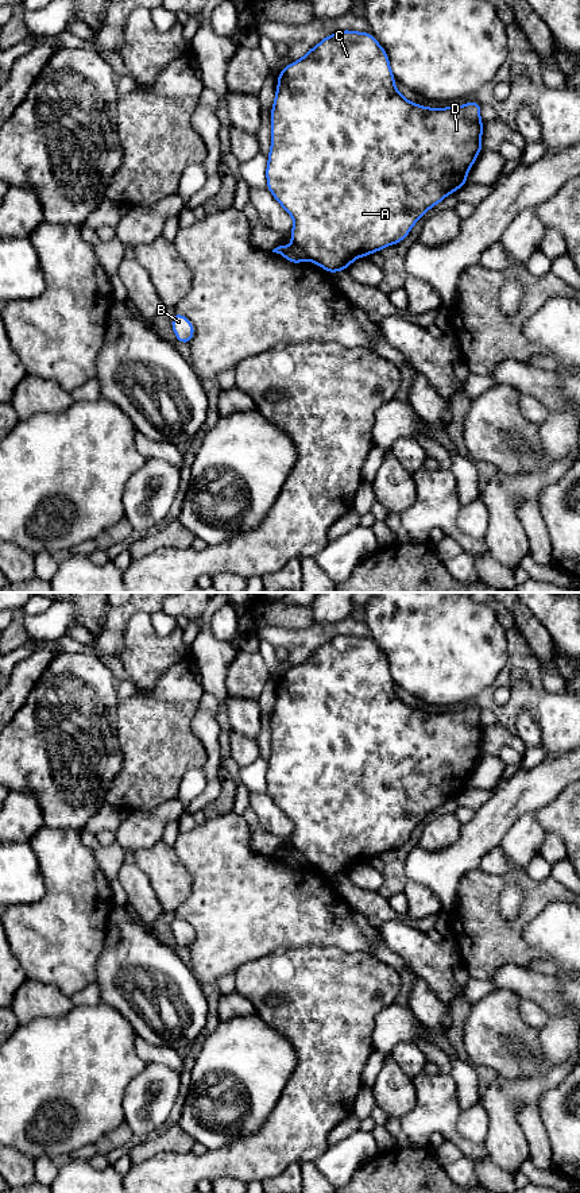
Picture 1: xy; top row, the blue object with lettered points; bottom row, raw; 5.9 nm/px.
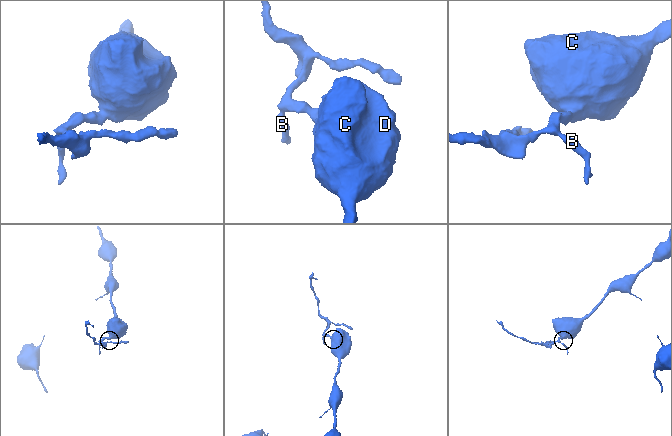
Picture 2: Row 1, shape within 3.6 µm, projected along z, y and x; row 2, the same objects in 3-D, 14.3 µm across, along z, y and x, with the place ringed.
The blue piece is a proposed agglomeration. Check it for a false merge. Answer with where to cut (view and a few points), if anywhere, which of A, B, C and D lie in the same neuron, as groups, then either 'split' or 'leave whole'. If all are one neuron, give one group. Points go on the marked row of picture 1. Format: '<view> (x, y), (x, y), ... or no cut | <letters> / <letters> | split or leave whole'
xy (293, 244), (306, 257) | A C D / B | split

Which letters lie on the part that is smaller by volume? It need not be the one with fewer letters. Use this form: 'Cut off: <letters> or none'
Cut off: B

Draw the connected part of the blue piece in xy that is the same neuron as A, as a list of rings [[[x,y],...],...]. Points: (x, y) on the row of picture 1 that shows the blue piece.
[[[348,30],[324,38],[278,76],[270,116],[267,189],[294,219],[293,246],[333,274],[360,256],[402,242],[433,205],[468,181],[468,171],[483,148],[479,101],[426,108],[405,99],[394,82],[387,53],[378,40],[370,32]]]

